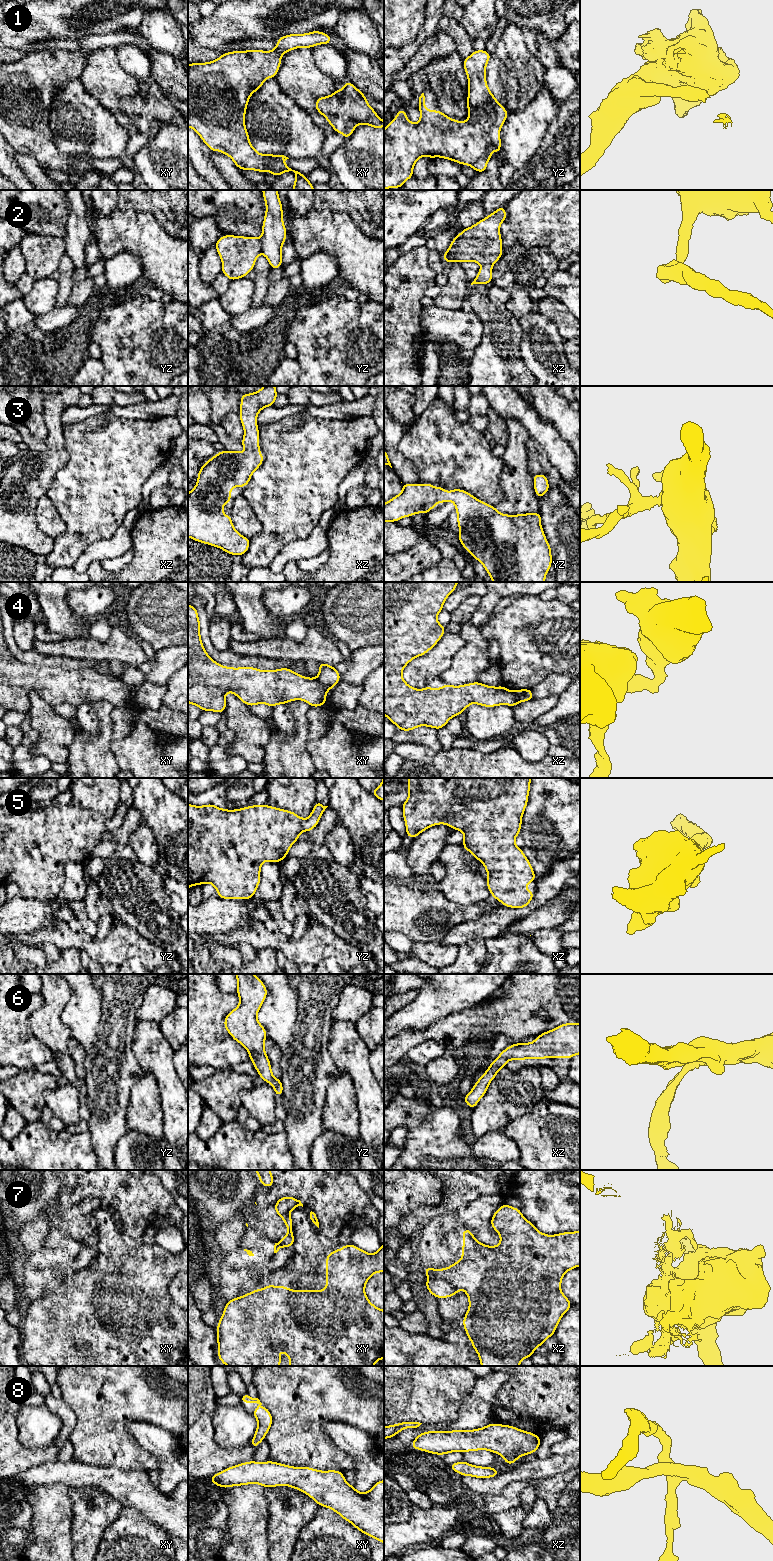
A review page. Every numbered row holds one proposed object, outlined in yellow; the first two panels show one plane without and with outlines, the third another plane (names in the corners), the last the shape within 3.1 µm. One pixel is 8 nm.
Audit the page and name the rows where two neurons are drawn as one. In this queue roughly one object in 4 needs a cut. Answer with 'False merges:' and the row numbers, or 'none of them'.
False merges: 4, 7

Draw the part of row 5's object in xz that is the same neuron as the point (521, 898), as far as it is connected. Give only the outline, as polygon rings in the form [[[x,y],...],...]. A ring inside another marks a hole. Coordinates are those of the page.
[[[408,778],[409,797],[402,805],[406,835],[411,839],[434,825],[446,824],[453,830],[464,833],[462,845],[481,861],[487,871],[487,889],[492,899],[510,908],[525,908],[529,905],[534,891],[524,888],[536,881],[533,867],[522,849],[515,845],[515,838],[521,831],[522,816],[528,804],[531,778]]]

